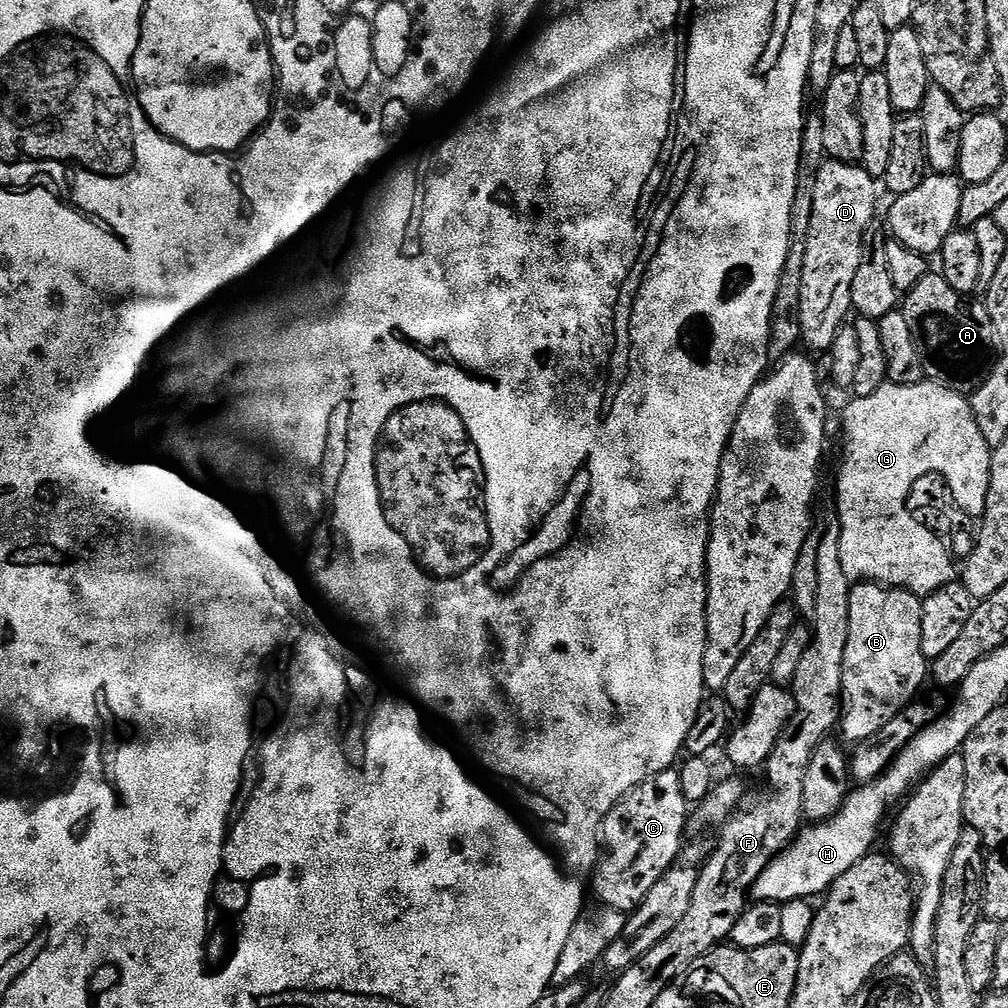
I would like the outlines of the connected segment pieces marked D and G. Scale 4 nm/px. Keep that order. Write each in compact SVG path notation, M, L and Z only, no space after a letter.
M831 158L825 159L824 163L820 165L820 169L818 170L818 178L814 182L814 198L812 199L812 217L810 218L810 230L808 231L808 241L806 242L806 266L802 268L802 306L800 307L800 325L802 326L802 344L803 347L808 347L807 351L812 354L819 354L829 351L831 349L832 344L838 338L838 334L840 333L841 328L845 327L846 321L844 320L848 316L848 312L851 313L853 311L852 307L852 291L854 290L854 274L858 274L858 266L862 266L862 262L866 258L866 237L869 235L870 229L873 227L872 219L876 216L876 184L878 188L878 180L877 177L871 176L870 173L865 170L859 163L847 164L846 162L842 162L841 160L833 160Z
M886 382L877 392L860 394L855 399L844 412L844 461L840 464L840 478L836 482L842 566L853 582L883 584L902 588L921 598L929 596L957 579L958 564L952 561L951 551L908 520L904 511L908 484L912 484L920 472L945 472L960 503L970 512L984 512L990 490L992 449L986 438L982 438L978 422L974 422L971 403L961 393L941 384L925 382L902 386Z

